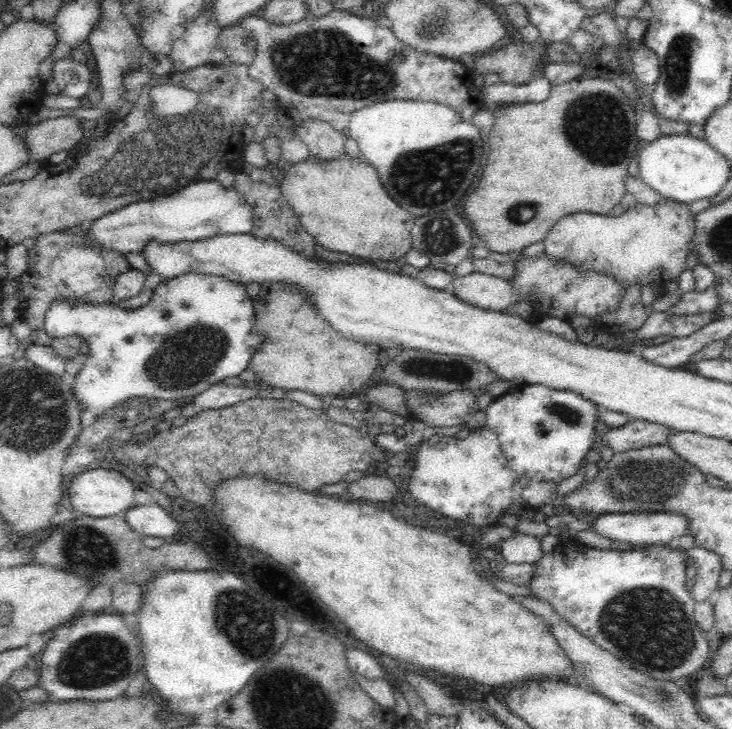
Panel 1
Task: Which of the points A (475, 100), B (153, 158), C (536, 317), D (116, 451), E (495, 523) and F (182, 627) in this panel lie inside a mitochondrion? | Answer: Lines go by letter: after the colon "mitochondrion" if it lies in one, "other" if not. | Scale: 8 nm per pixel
A: other
B: mitochondrion
C: other
D: other
E: other
F: other

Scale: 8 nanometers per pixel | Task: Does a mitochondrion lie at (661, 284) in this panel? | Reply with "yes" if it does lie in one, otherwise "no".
no

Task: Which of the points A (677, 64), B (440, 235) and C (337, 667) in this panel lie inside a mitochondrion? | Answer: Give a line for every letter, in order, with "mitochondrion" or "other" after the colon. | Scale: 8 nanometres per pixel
A: mitochondrion
B: mitochondrion
C: other

